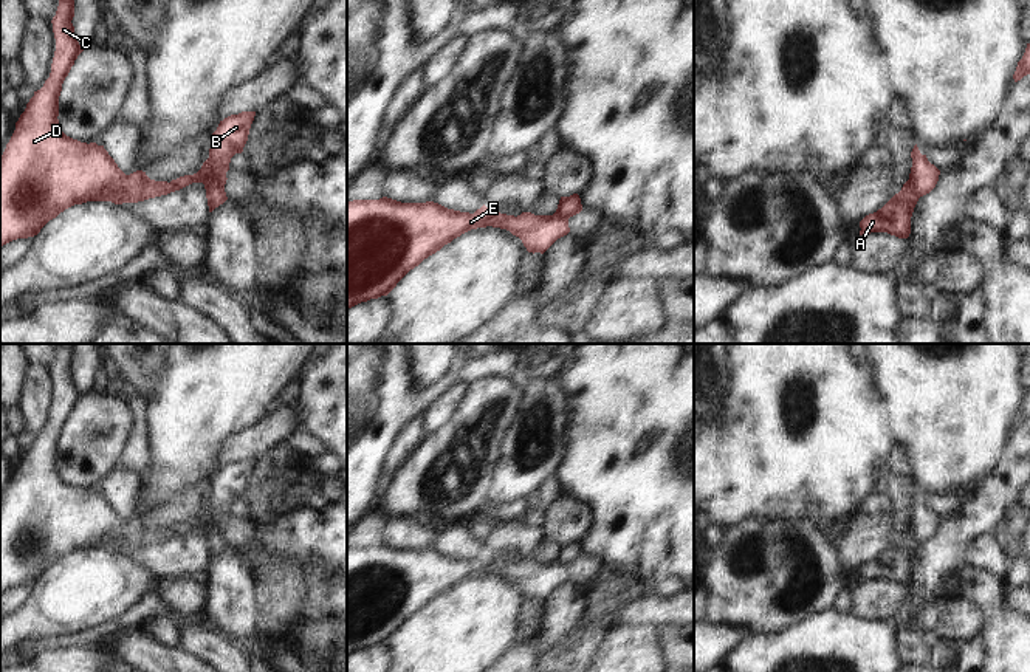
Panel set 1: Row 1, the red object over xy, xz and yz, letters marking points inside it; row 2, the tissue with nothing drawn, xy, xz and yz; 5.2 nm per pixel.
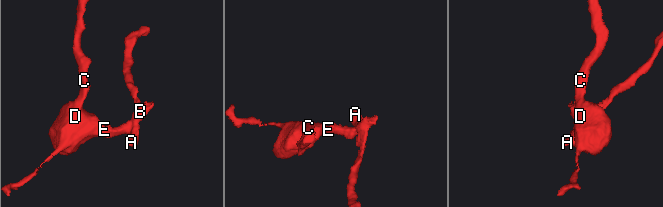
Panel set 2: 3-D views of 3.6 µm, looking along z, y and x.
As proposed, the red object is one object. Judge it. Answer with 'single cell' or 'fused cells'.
fused cells

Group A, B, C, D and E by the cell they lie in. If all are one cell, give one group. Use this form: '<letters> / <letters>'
A B / C D E

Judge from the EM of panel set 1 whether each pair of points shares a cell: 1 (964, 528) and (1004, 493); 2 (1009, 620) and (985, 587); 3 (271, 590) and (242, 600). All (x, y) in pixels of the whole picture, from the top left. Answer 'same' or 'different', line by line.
1: same
2: same
3: different

